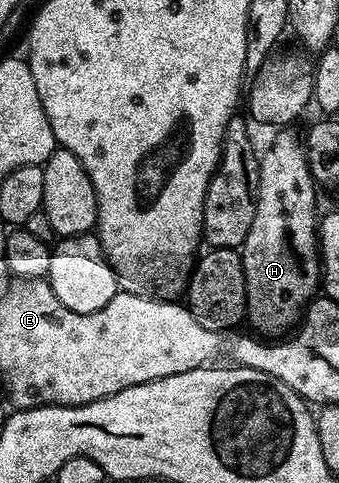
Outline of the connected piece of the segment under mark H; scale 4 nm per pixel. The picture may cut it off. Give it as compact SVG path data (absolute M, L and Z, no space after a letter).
M292 128L281 129L277 134L280 135L269 144L268 151L260 154L254 224L250 224L250 232L246 235L242 247L246 276L246 304L248 305L246 322L247 325L252 325L257 330L253 331L260 336L284 333L287 335L297 325L298 312L303 311L308 303L317 297L322 286L318 253L318 213L316 214L318 183L312 177L308 152L301 135L299 138Z

